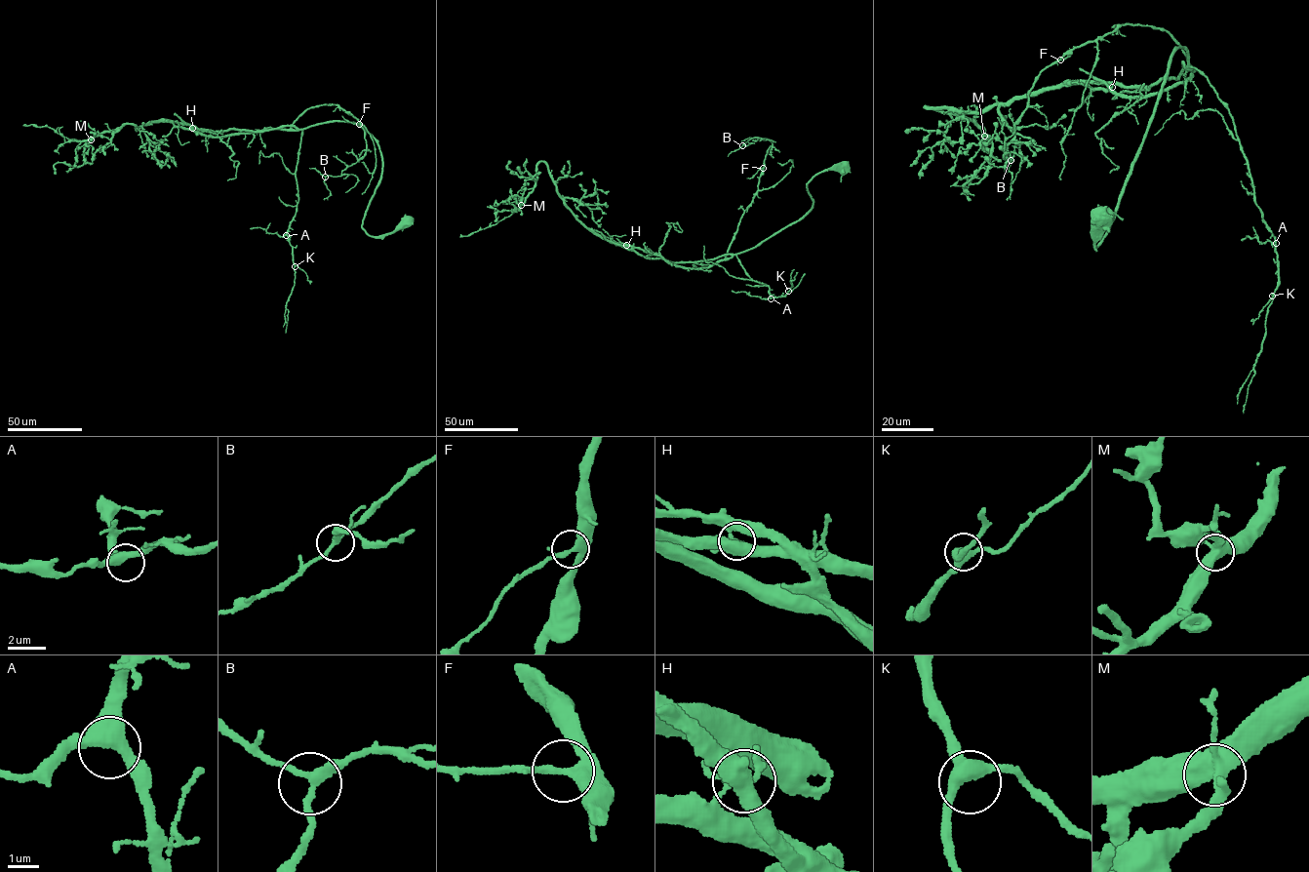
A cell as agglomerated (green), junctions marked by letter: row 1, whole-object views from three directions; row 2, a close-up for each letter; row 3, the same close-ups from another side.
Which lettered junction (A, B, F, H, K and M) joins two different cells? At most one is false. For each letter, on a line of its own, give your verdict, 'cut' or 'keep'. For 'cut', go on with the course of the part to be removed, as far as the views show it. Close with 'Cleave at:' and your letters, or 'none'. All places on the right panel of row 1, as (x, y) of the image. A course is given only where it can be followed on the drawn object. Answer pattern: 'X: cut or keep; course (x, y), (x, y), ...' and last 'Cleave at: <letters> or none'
A: keep
B: keep
F: keep
H: cut; course (1111, 87), (1115, 94), (1145, 91), (1146, 101), (1138, 107)
K: keep
M: keep
Cleave at: H

